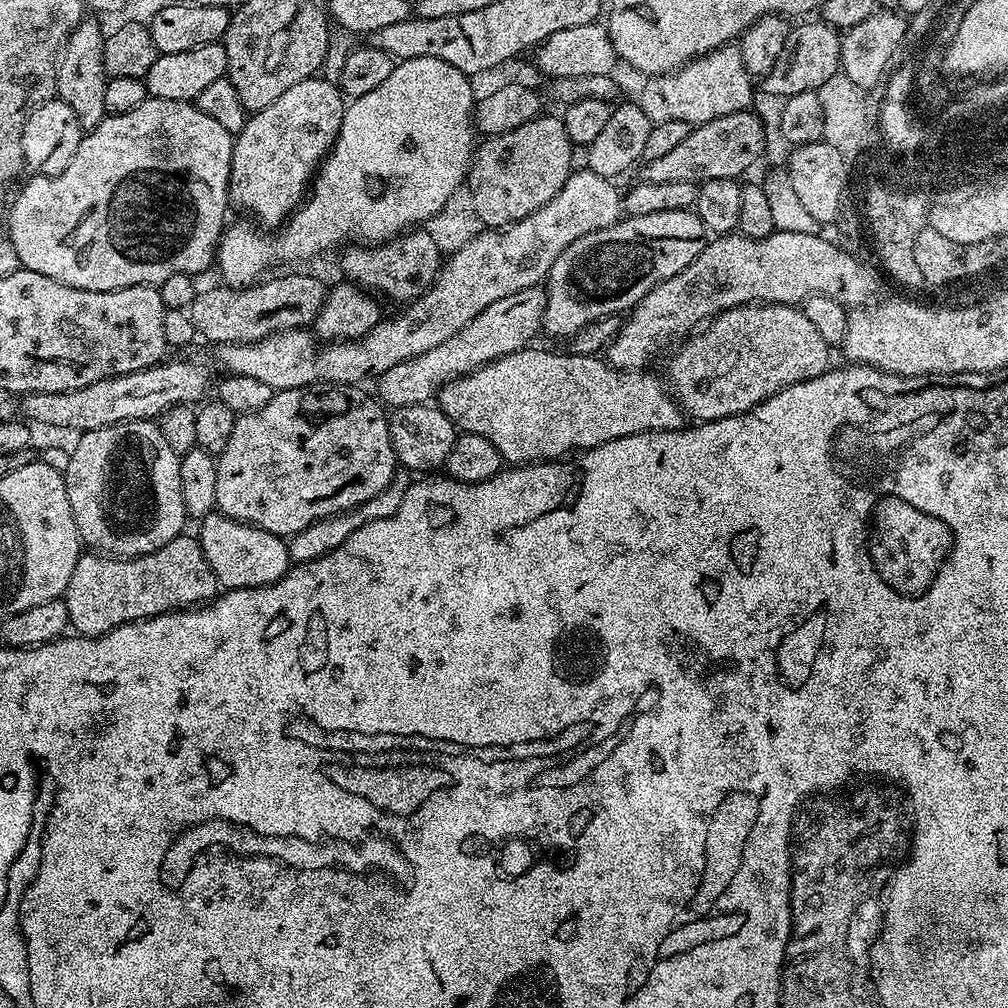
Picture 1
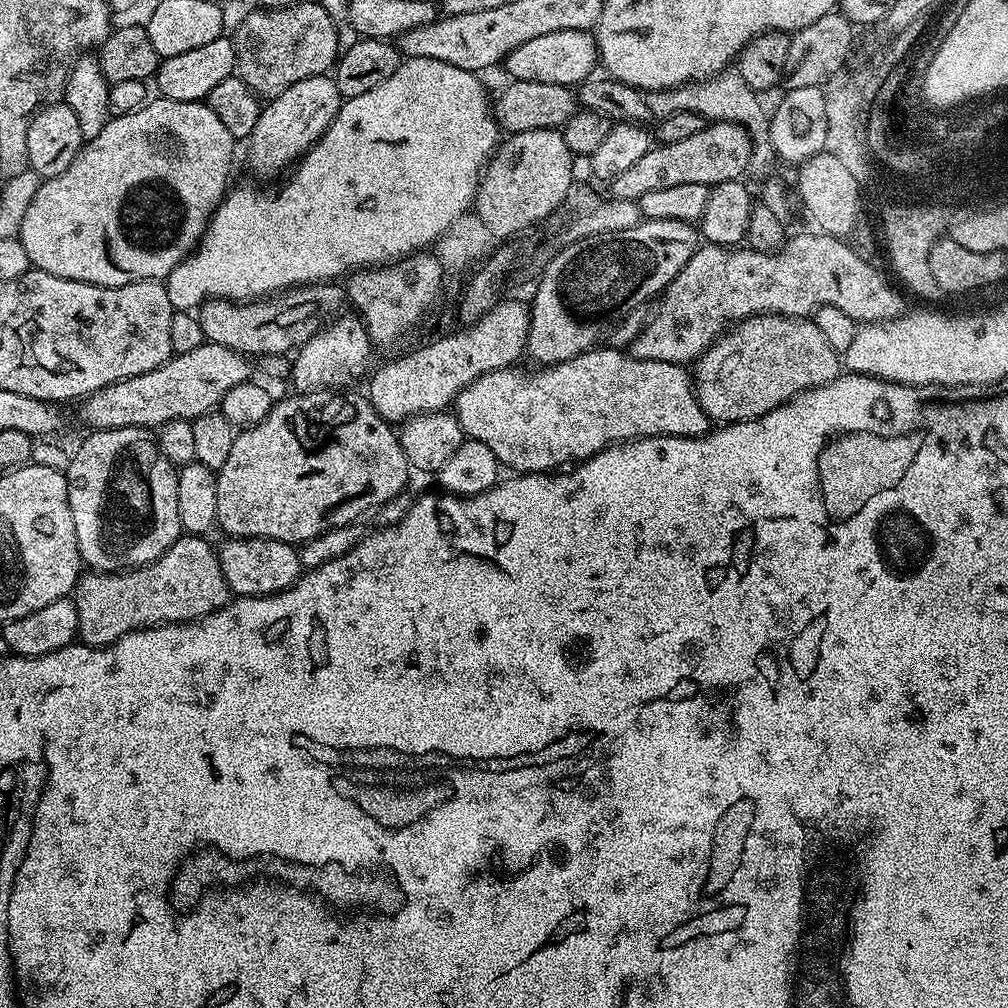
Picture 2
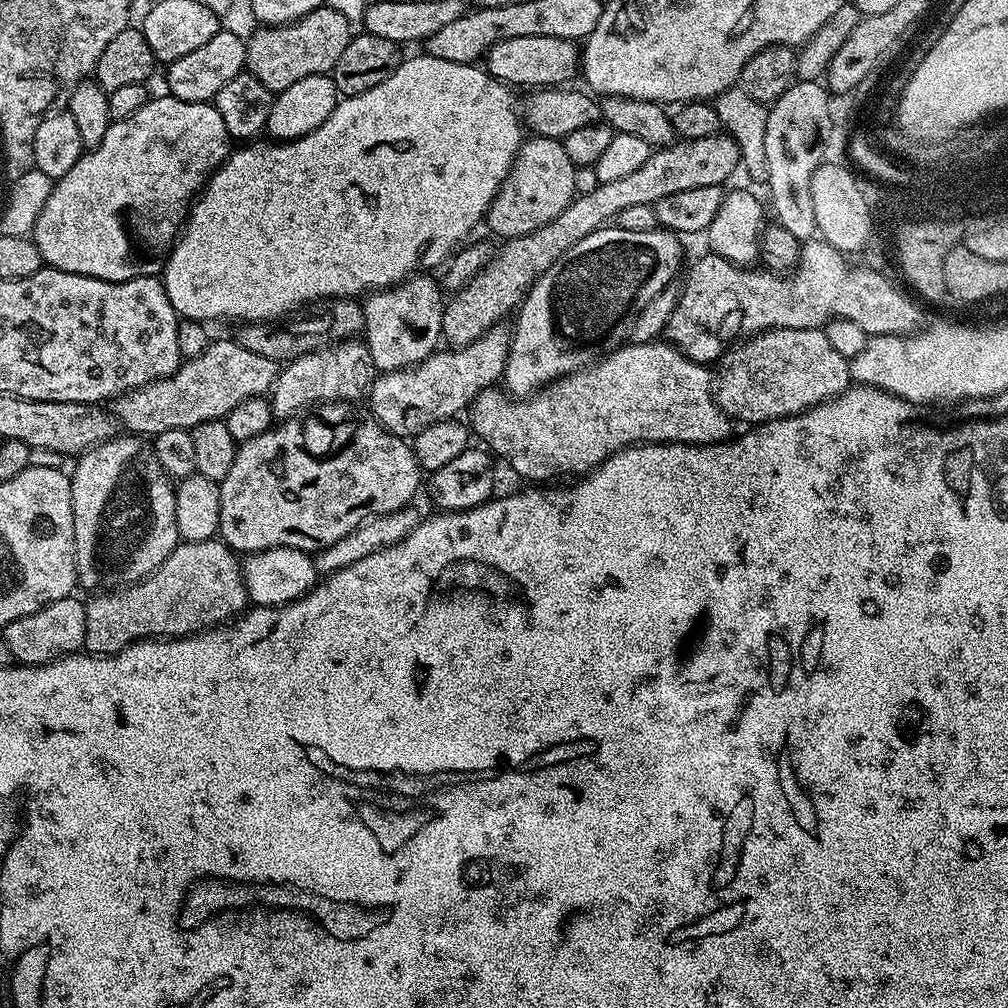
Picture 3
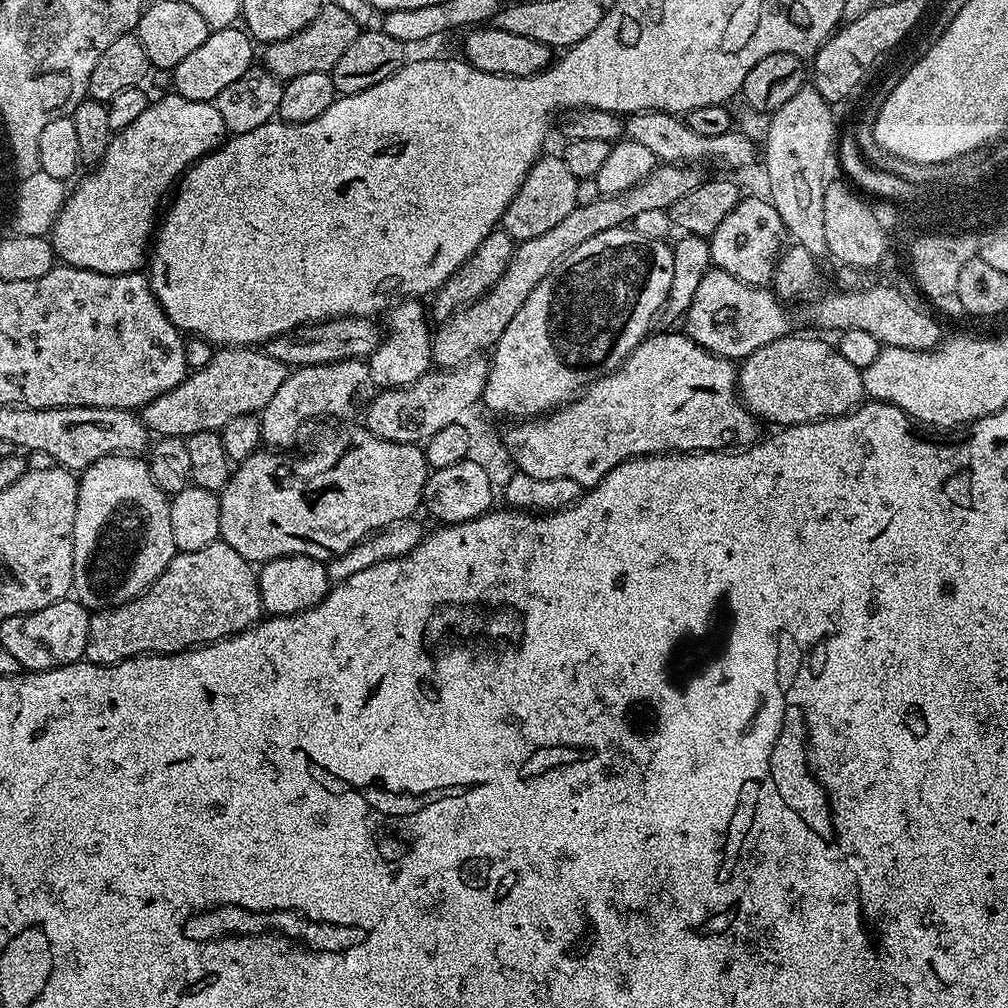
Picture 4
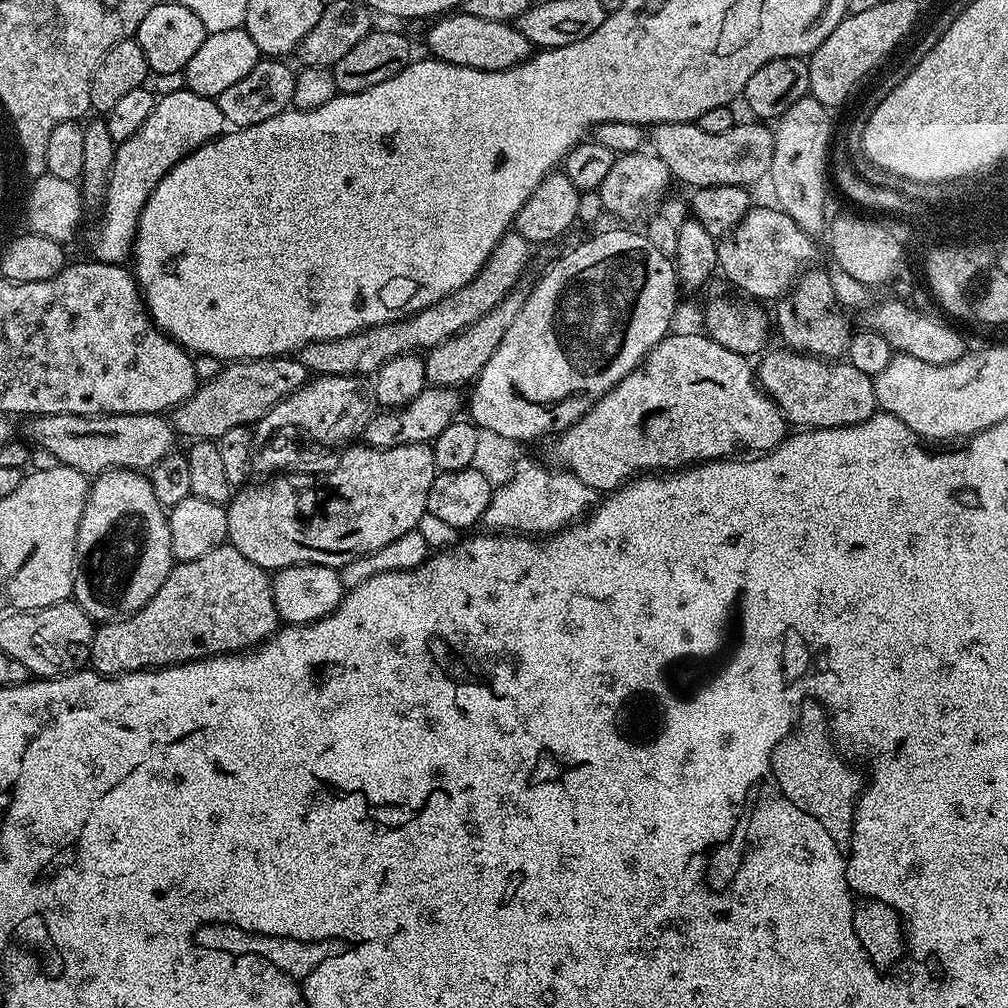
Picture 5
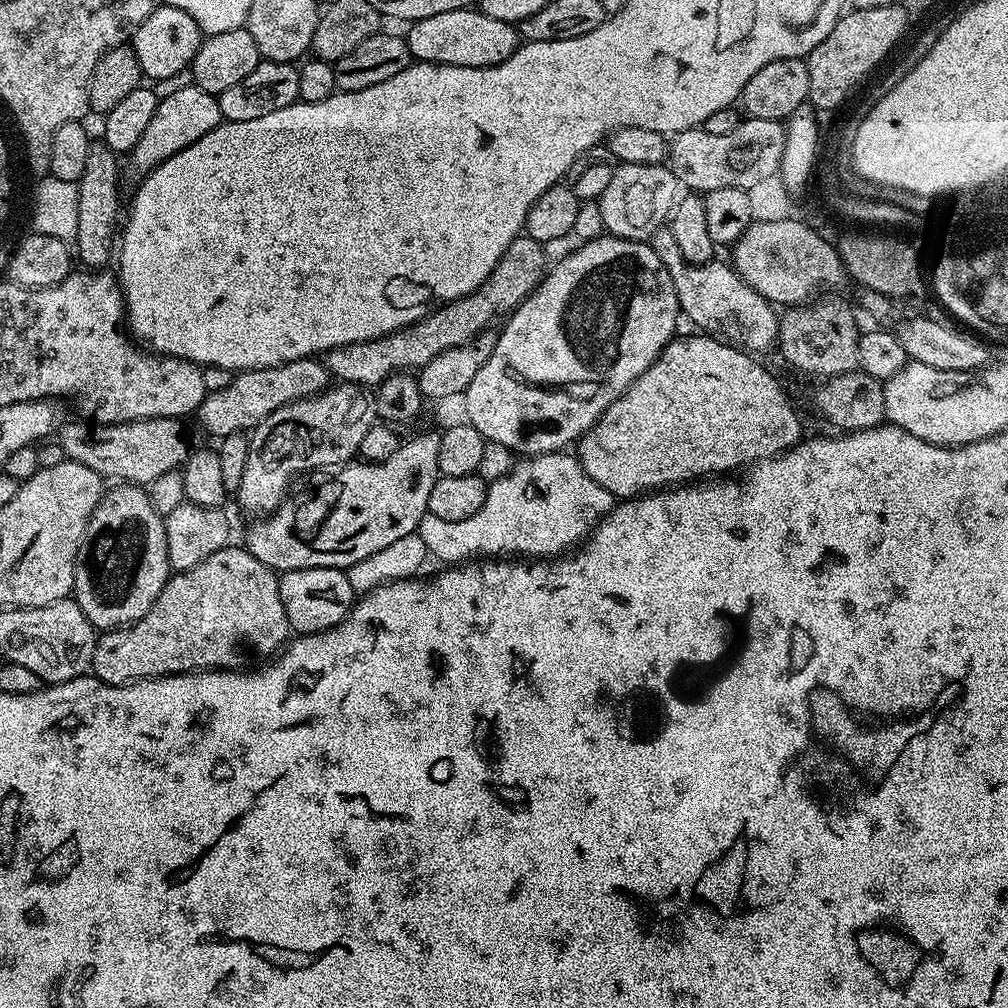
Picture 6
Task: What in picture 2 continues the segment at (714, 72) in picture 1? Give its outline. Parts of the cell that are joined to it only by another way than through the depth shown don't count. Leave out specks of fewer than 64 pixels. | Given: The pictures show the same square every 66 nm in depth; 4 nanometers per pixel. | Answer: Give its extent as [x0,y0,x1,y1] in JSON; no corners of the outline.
[645,70,777,182]

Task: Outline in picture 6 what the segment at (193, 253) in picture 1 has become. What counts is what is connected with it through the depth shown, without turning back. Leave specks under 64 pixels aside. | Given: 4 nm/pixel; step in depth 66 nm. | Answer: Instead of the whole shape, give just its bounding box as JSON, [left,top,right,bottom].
[130,82,222,174]

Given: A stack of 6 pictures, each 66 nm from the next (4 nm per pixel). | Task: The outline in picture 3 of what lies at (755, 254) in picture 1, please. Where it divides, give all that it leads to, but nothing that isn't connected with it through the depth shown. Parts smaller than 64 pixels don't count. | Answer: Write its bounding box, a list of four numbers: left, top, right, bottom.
[663,238,921,366]

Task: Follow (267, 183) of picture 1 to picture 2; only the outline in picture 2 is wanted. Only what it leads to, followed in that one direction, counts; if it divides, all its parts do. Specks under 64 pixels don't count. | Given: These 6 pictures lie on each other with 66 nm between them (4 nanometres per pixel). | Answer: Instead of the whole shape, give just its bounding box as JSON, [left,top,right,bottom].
[246,74,341,176]

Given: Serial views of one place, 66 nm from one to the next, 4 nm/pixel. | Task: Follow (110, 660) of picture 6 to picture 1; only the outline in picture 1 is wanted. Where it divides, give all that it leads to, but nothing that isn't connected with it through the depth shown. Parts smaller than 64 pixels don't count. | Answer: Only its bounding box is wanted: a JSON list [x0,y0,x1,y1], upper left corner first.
[62,535,218,636]

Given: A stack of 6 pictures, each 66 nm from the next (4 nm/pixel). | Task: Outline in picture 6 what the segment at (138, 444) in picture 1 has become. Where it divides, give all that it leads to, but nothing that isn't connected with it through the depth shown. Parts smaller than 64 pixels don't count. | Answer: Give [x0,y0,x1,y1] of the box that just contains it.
[74,482,170,630]

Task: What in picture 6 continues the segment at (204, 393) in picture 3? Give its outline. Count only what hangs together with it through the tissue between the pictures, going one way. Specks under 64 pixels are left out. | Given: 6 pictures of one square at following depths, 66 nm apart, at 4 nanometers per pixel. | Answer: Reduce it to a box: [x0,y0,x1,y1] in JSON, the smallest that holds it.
[198,359,329,438]

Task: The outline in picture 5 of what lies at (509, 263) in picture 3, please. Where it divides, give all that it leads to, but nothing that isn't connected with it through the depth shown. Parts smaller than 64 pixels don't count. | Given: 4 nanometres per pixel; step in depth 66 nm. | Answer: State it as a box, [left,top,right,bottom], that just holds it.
[423,290,524,389]

